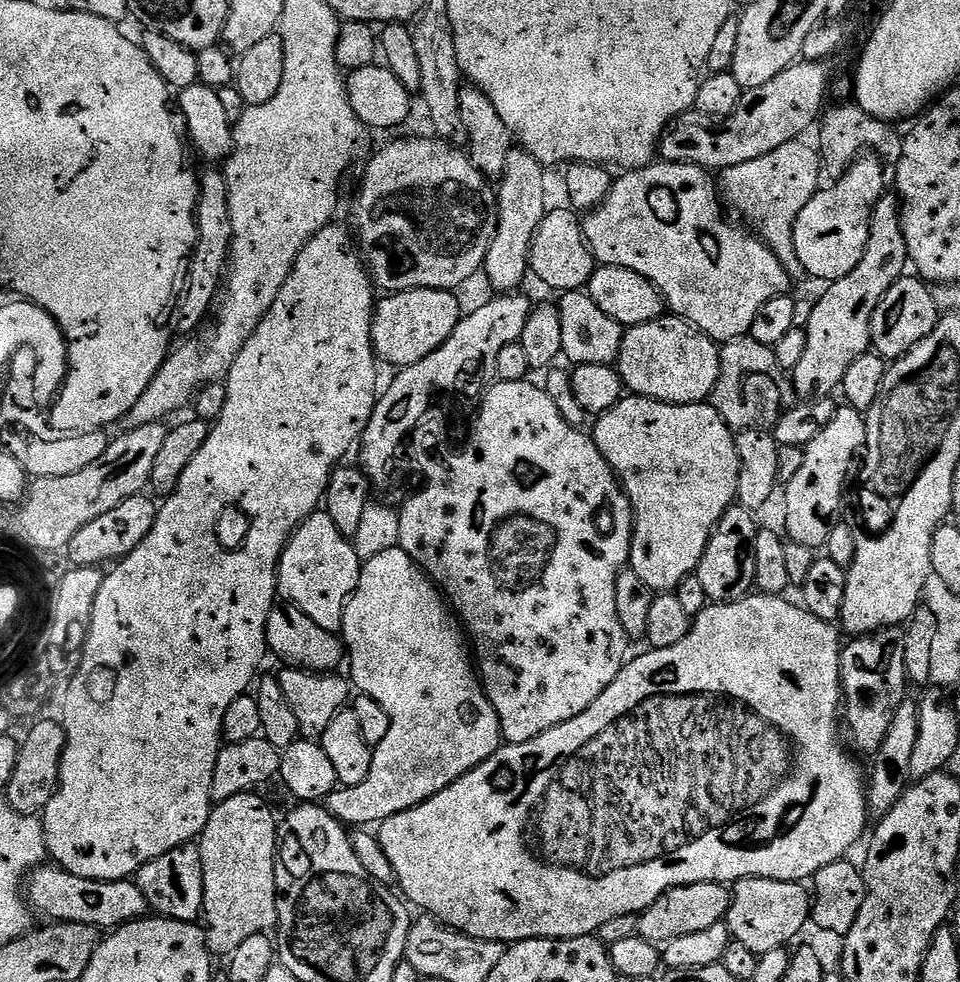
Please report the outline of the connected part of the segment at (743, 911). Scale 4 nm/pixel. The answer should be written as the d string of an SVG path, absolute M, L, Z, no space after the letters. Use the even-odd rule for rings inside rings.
M760 876L735 881L726 917L733 941L757 954L791 945L791 940L810 924L813 897L804 887L794 880L764 880Z

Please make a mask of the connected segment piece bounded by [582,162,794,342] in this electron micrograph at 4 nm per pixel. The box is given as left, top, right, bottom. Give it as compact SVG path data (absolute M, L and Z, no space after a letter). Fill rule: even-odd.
M653 162L644 168L634 168L625 171L613 179L612 189L607 198L583 217L582 227L584 229L584 239L588 241L588 247L591 248L593 256L596 257L601 265L622 266L626 270L634 270L634 274L642 274L642 278L649 280L664 295L665 305L675 315L687 320L698 331L706 333L711 340L727 342L729 340L737 340L739 336L749 335L758 310L762 310L762 306L766 306L766 302L770 302L770 298L787 295L792 289L794 277L784 269L782 262L778 262L778 258L773 254L771 248L764 243L763 239L757 238L755 235L752 235L753 237L742 237L737 248L728 248L732 244L732 239L736 236L736 228L734 225L727 224L724 221L724 216L720 213L722 200L718 195L717 185L715 188L712 185L711 178L708 176L711 176L709 169L700 168L697 164L669 164L667 162ZM708 239L712 239L712 249L704 248L704 240Z

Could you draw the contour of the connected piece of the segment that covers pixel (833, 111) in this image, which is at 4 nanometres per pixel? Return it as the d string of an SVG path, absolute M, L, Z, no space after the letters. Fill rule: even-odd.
M852 102L842 106L827 107L816 128L816 131L818 130L816 148L820 153L825 177L827 179L830 177L830 180L840 179L848 171L853 161L867 150L876 153L885 161L889 160L889 163L896 163L901 158L903 139L891 128L893 127L887 121L878 120L872 115L866 114Z

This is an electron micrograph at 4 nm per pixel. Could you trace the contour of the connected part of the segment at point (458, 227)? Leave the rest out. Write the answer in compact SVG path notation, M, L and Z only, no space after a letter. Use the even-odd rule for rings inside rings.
M443 139L432 140L396 140L388 144L368 164L364 172L364 181L361 182L361 192L357 194L356 201L352 204L351 231L358 241L359 251L364 257L365 265L372 277L372 283L381 293L409 292L419 288L447 288L455 290L460 283L466 281L475 272L481 271L487 251L490 250L491 240L495 236L498 226L499 214L497 212L497 189L490 186L489 177L484 176L474 166L474 162L468 157L467 151L453 146Z

